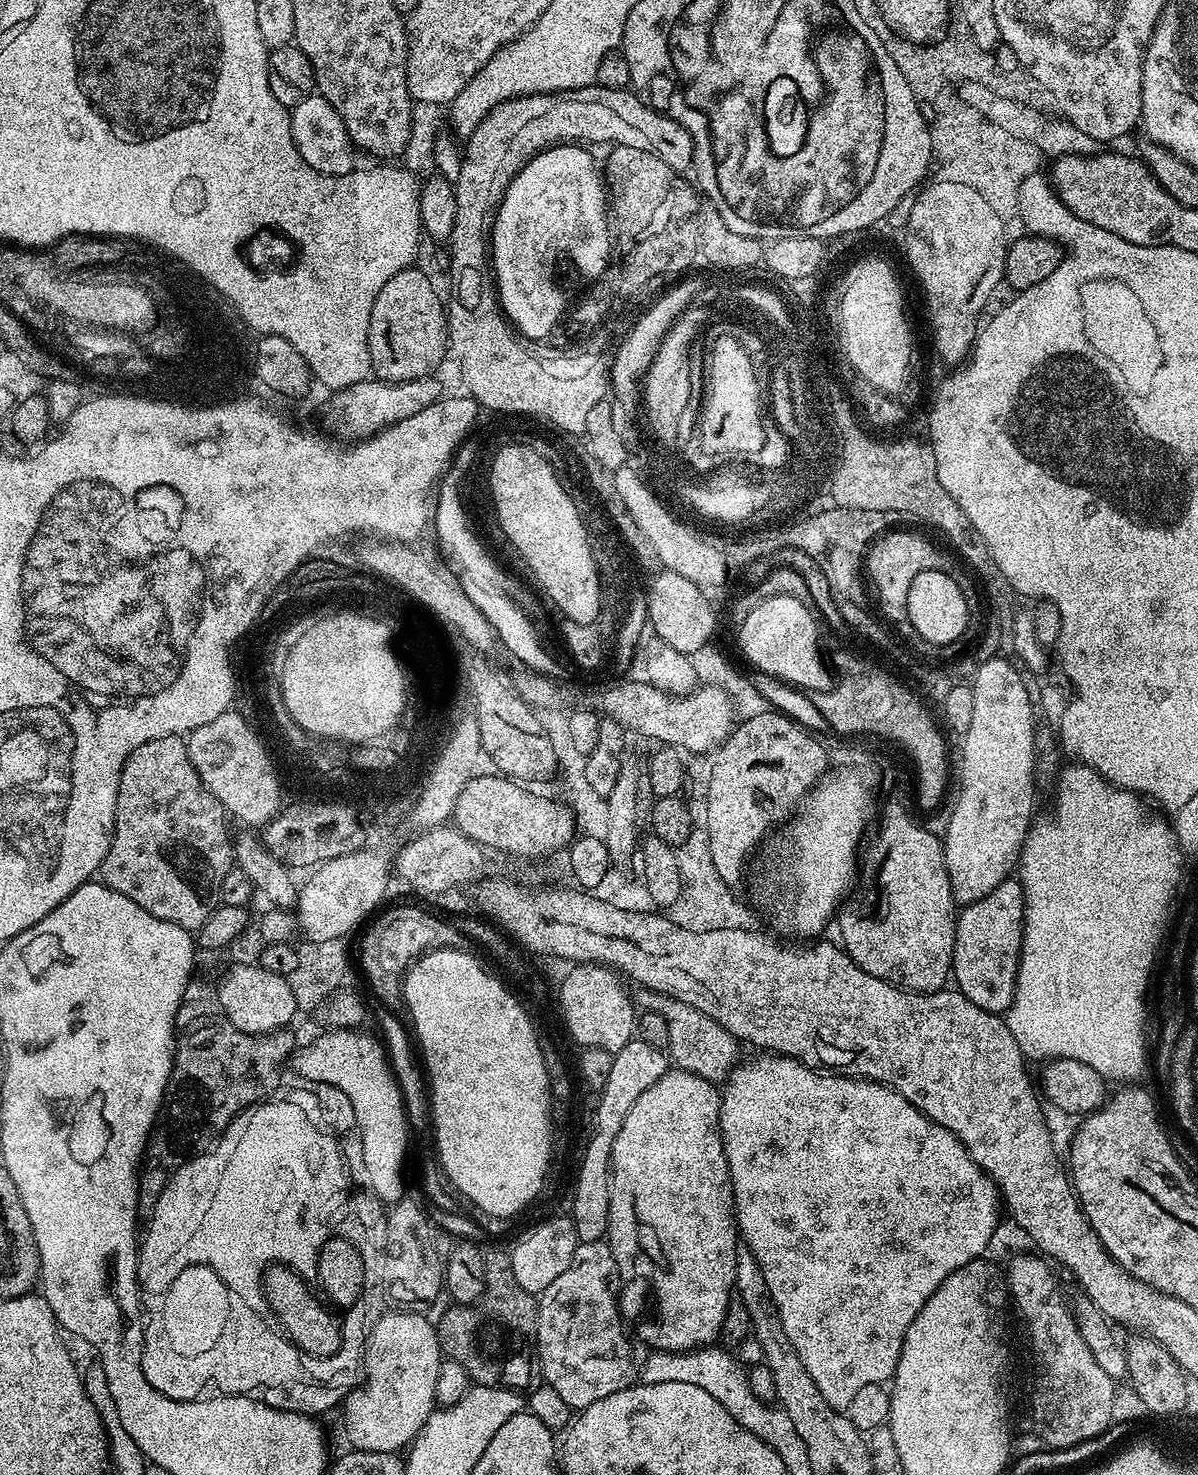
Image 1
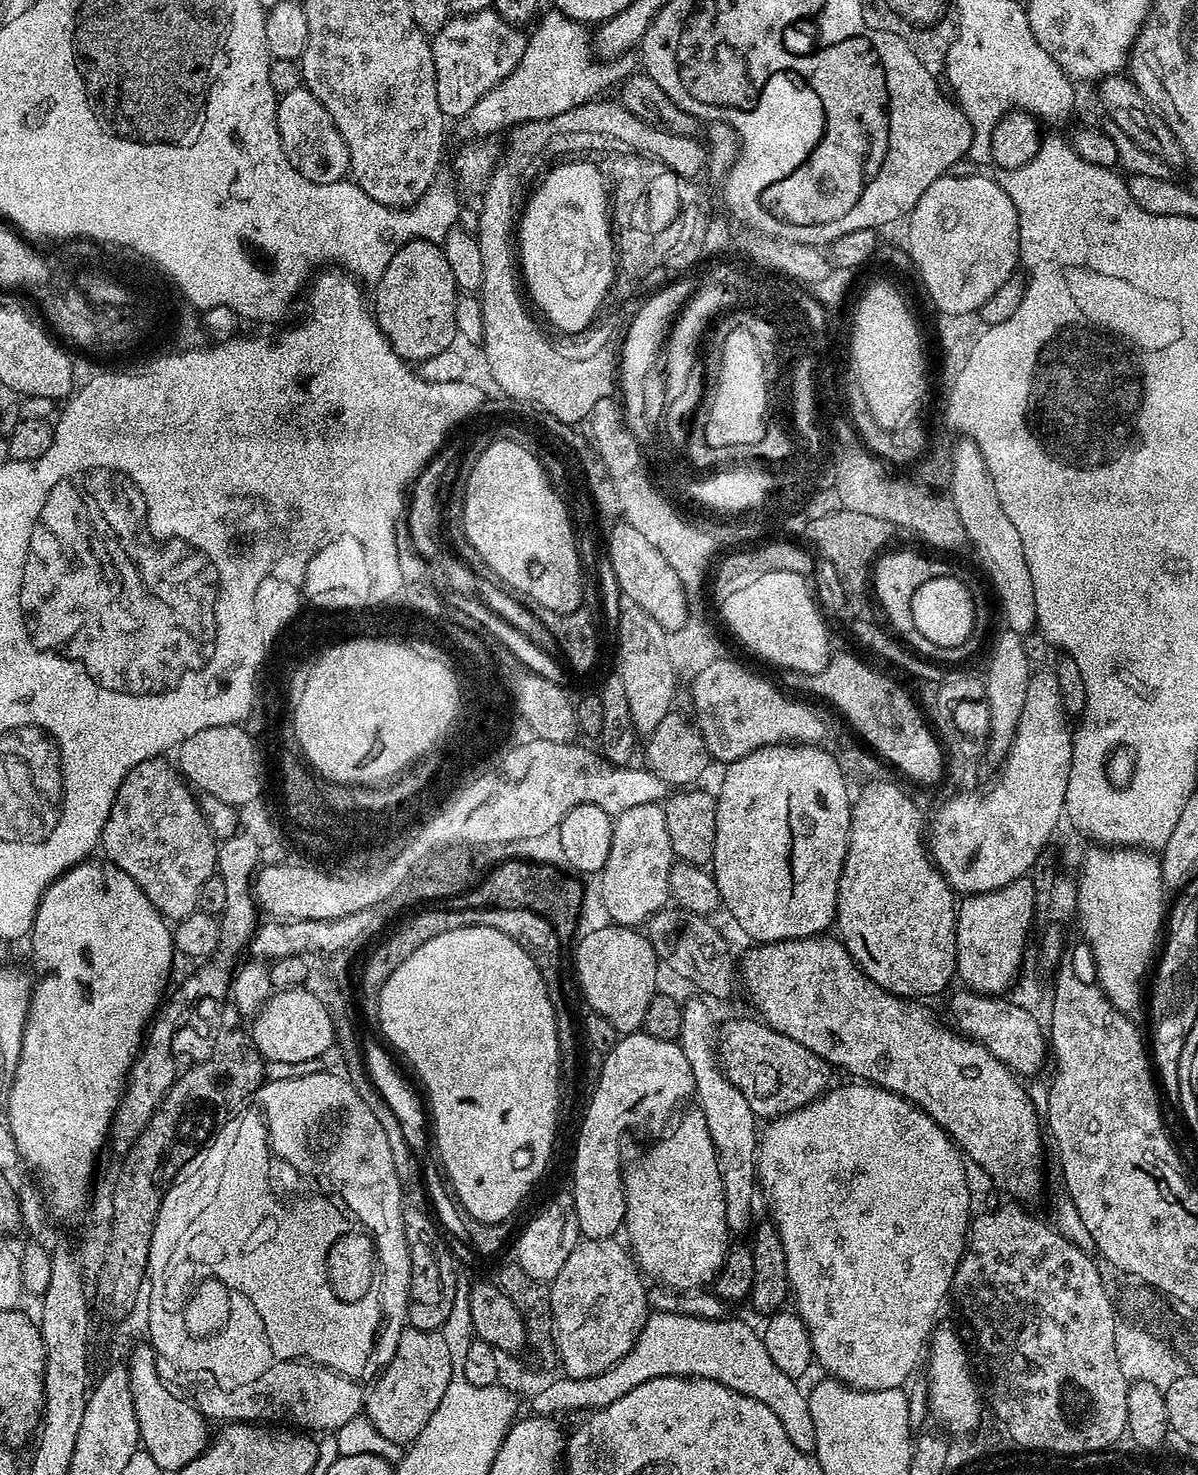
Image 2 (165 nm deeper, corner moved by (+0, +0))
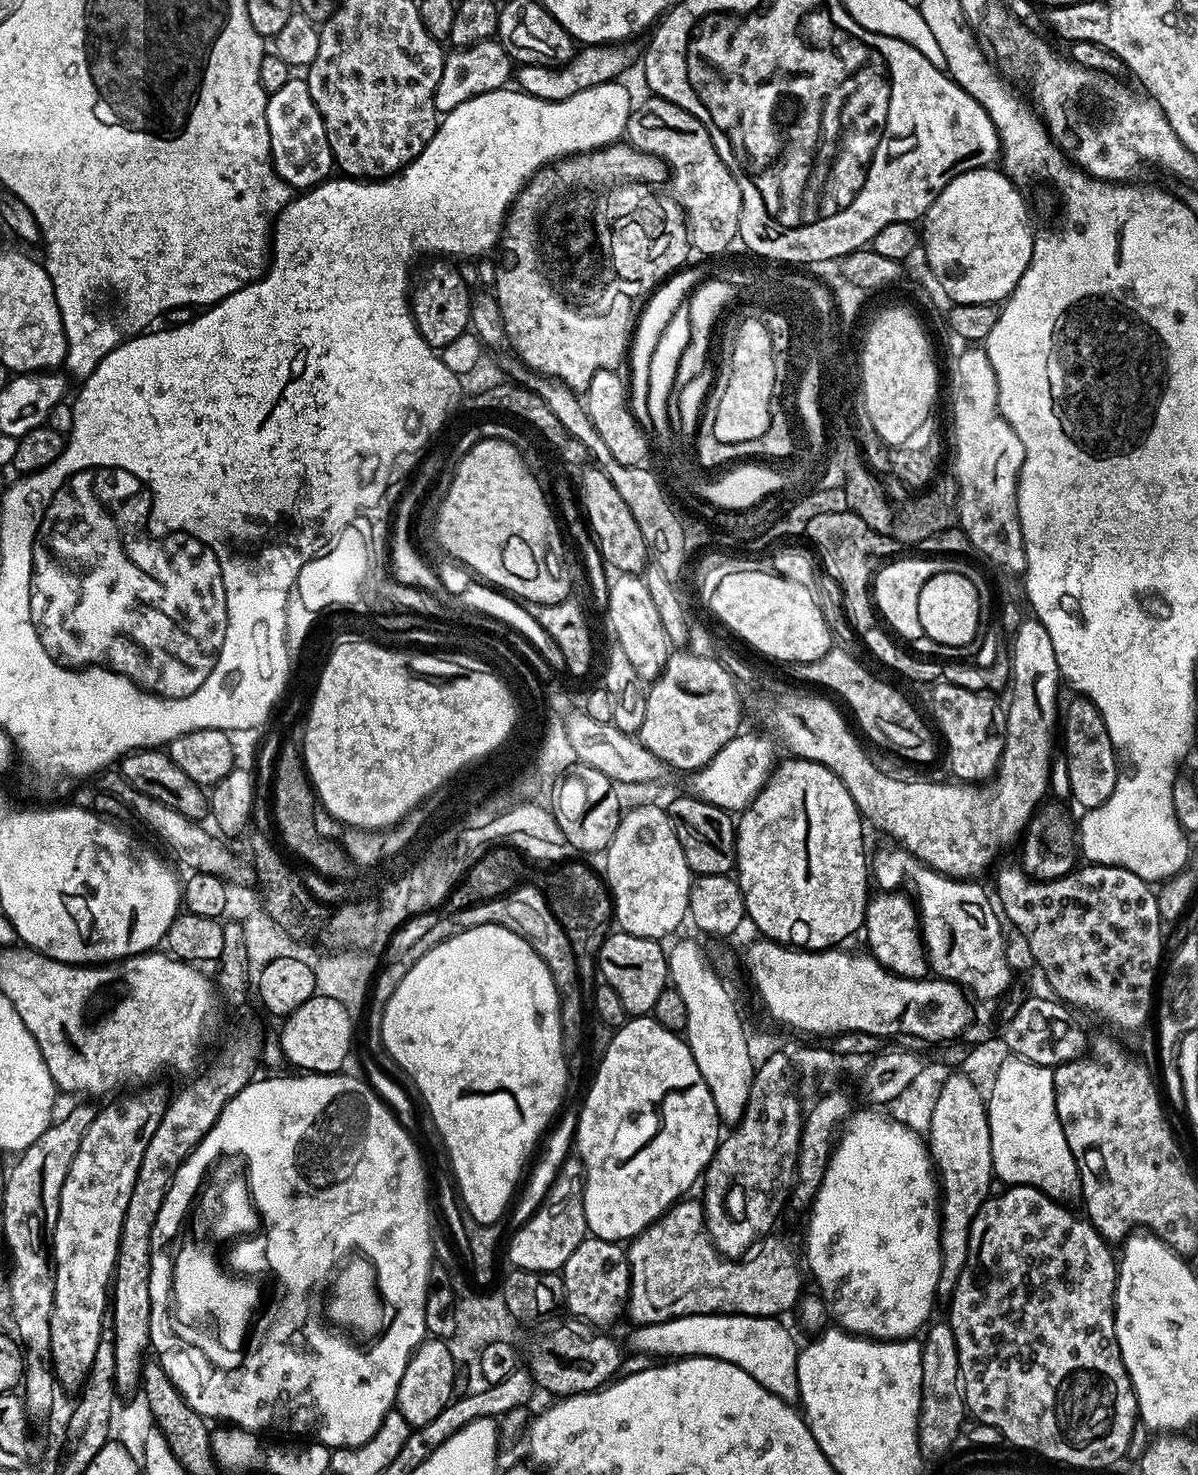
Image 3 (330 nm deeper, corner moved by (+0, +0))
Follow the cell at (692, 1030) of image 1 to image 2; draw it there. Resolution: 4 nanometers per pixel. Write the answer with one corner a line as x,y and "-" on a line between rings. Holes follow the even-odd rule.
759,1018
732,1020
718,1036
718,1059
726,1078
750,1102
756,1117
769,1120
800,1109
829,1091
833,1083
832,1065
806,1046
769,1027

